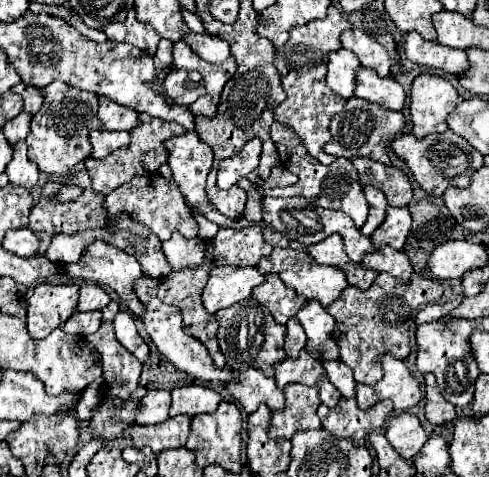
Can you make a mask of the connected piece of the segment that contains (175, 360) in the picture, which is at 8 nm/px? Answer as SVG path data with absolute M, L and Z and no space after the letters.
M142 275L142 277L134 283L134 291L136 291L138 299L142 301L142 305L144 305L144 309L146 309L140 319L142 319L144 327L146 327L146 331L148 331L152 343L156 345L156 349L158 349L172 365L176 365L180 371L184 371L184 373L188 373L188 375L192 375L192 377L196 377L196 379L202 379L202 381L220 381L220 383L230 381L230 379L234 377L232 371L230 371L230 369L218 369L218 367L214 367L214 363L212 363L212 359L210 359L210 355L208 355L208 349L206 349L196 337L190 337L190 335L184 333L180 311L176 311L176 307L164 305L164 303L156 297L158 285L160 285L160 281L150 279L148 275Z

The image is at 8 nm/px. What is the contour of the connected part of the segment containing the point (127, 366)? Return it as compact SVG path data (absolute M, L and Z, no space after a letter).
M112 301L108 307L104 307L102 309L104 317L102 317L100 329L94 335L88 335L86 339L102 357L102 365L104 365L102 393L104 393L104 397L112 395L122 401L128 401L130 393L138 387L142 365L114 337L112 321L118 311L120 309L118 309L116 301Z

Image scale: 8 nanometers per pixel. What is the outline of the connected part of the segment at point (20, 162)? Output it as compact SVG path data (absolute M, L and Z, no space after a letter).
M20 141L14 145L14 157L6 167L6 175L10 177L10 185L22 185L32 189L38 183L38 167L26 157L26 143Z

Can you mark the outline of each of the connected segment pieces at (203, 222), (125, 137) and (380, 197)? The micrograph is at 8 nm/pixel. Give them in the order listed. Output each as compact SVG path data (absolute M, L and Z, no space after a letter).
M190 207L190 211L192 211L192 215L196 217L196 221L198 221L198 225L200 225L200 233L198 233L198 235L200 235L204 241L210 241L210 239L218 233L218 229L220 229L220 227L216 227L216 225L214 225L212 221L208 221L206 217L198 215L198 211L194 211L192 207Z
M90 131L90 145L92 145L92 157L102 159L108 153L128 145L130 133L128 131Z
M364 185L364 193L366 193L366 201L370 205L370 215L366 219L366 223L360 227L362 235L370 237L372 231L376 231L384 217L386 217L386 207L388 207L388 201L384 197L384 193L380 193L380 189L376 189L374 185Z

